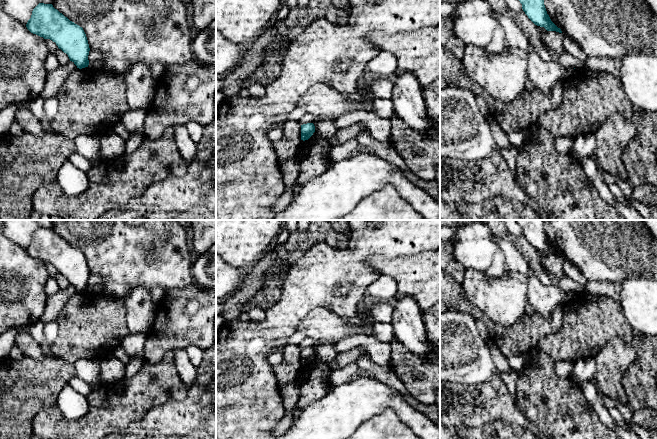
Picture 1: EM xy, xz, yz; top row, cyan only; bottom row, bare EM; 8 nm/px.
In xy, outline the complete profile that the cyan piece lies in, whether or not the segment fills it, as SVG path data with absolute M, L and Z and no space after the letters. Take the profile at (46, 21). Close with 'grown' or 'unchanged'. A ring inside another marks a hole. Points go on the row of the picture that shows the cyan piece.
M39 3L26 27L31 33L55 42L77 68L88 67L90 48L83 28L70 21L52 4Z; unchanged

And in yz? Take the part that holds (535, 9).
M519 0L522 9L528 18L537 26L544 27L547 31L556 31L562 33L550 19L547 14L544 0Z; unchanged

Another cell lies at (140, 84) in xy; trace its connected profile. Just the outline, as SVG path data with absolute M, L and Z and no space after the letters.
M137 63L123 74L126 84L127 103L131 109L149 111L157 87L157 79L152 76L151 64Z

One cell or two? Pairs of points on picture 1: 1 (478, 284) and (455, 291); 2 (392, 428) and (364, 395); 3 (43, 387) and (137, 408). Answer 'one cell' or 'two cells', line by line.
1: two cells
2: two cells
3: two cells

